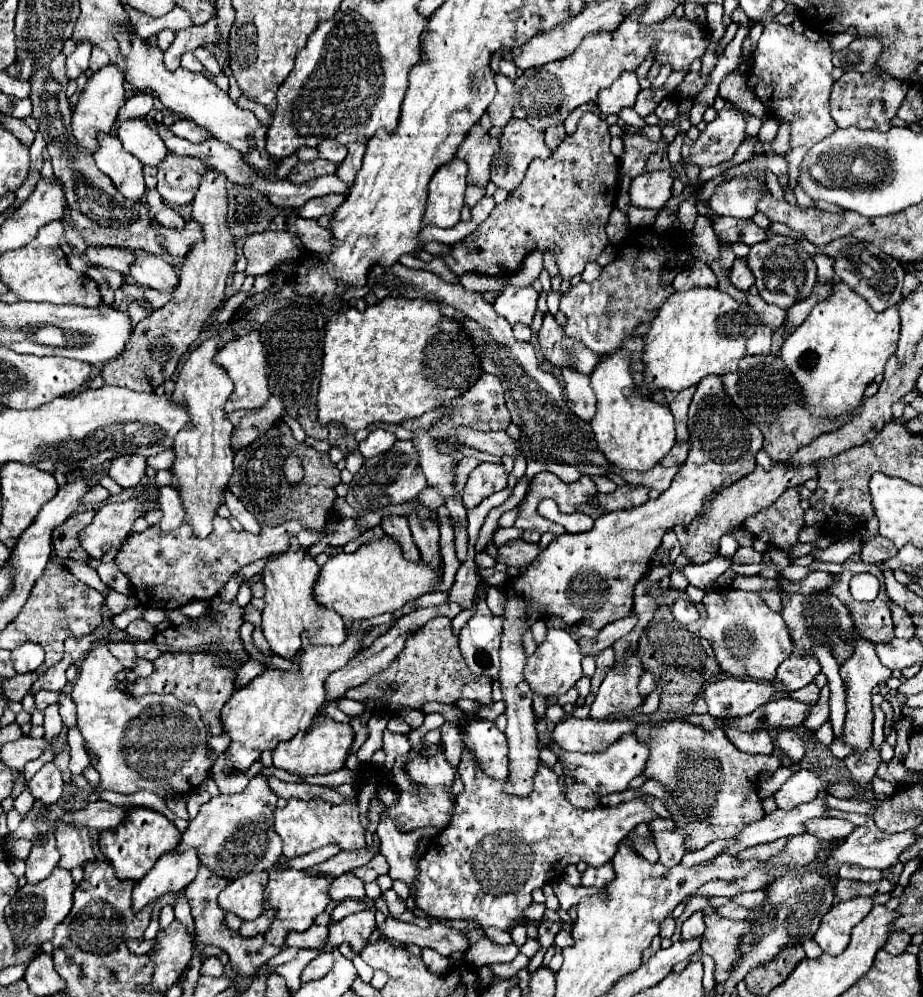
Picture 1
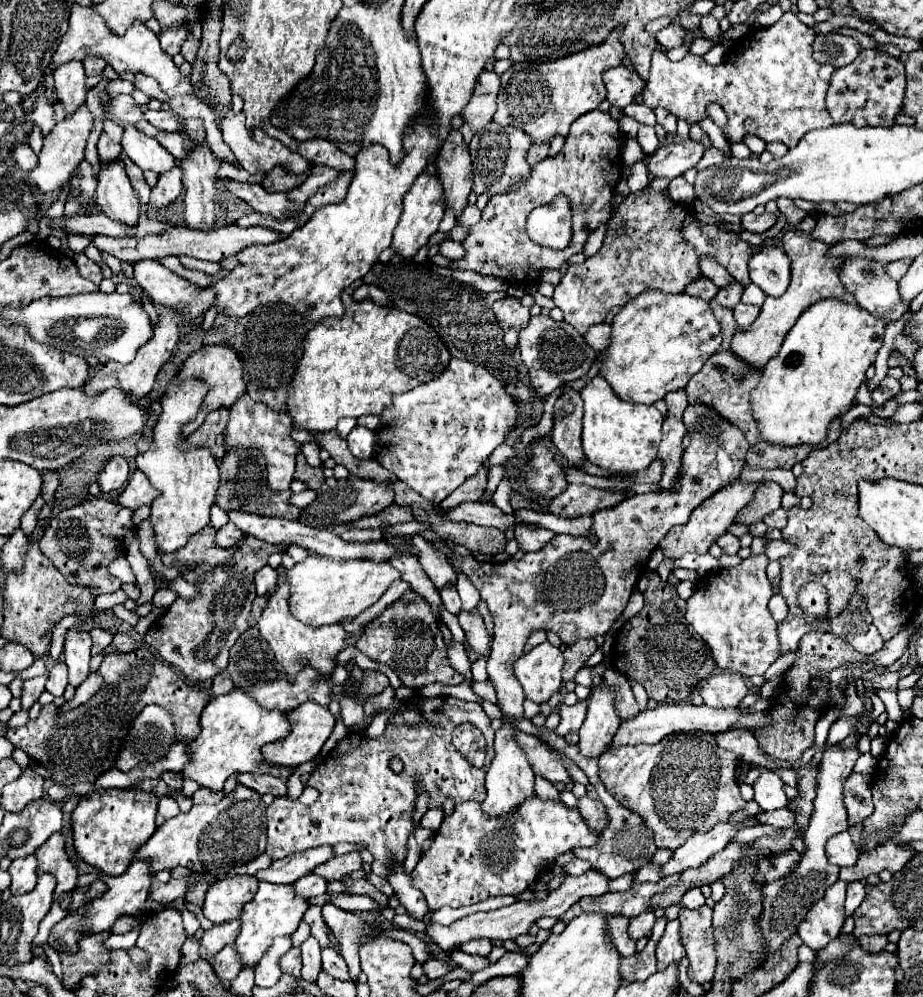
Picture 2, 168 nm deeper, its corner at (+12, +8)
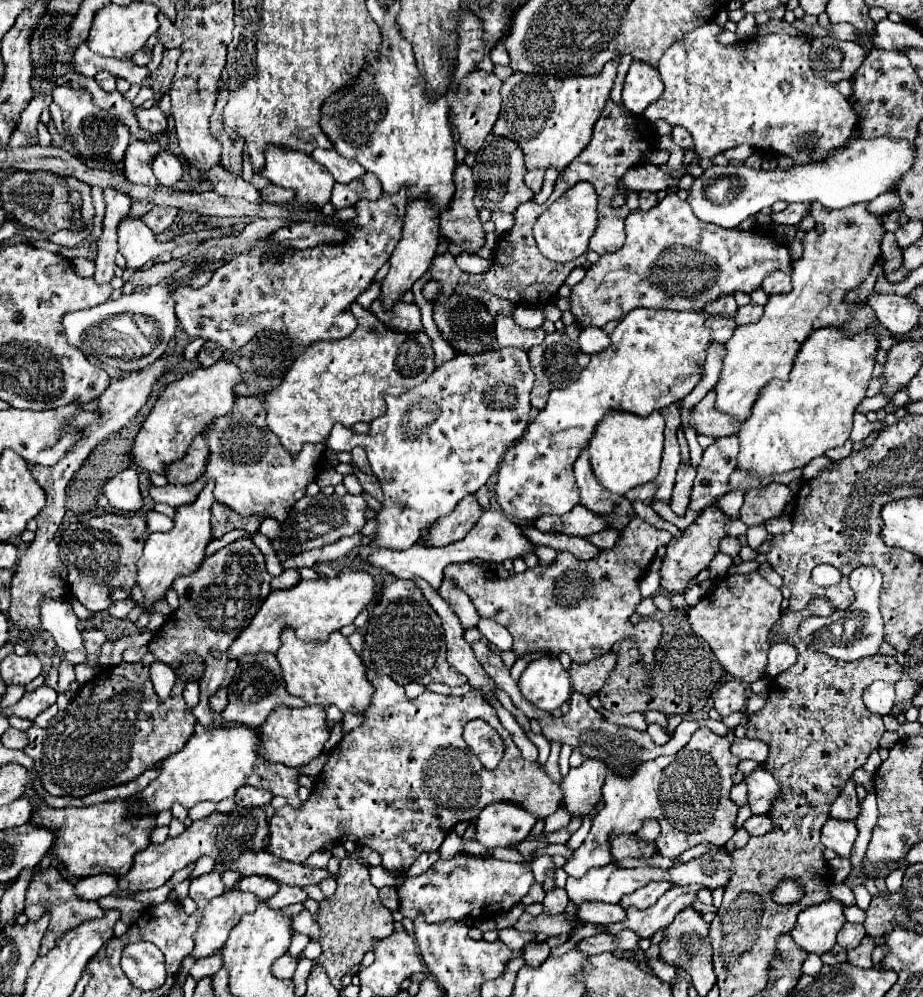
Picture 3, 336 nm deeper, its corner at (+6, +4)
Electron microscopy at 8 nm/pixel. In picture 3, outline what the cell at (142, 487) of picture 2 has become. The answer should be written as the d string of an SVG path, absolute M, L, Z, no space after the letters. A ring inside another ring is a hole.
M238 397L232 415L220 417L218 423L208 427L208 447L210 461L206 473L190 485L166 485L166 487L148 487L148 495L154 503L166 503L170 507L180 507L196 499L196 491L204 485L204 479L214 479L214 499L224 501L230 509L240 515L262 513L284 521L290 507L304 497L306 485L314 481L320 473L320 463L324 457L324 445L304 445L302 451L292 455L280 445L280 439L266 425L264 403L256 397Z

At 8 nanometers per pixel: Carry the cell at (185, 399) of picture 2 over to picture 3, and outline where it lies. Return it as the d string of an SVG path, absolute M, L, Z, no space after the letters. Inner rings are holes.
M210 479L202 491L198 493L196 501L192 501L190 505L182 505L176 507L176 515L174 515L174 527L168 533L154 533L148 537L146 545L144 545L144 553L138 561L138 577L136 583L142 587L144 597L146 597L146 607L150 607L154 601L164 599L166 589L172 585L172 581L178 575L188 575L194 571L194 567L198 567L204 559L204 549L212 539L212 525L210 525L210 505L214 501L212 497L212 489L214 489L214 481Z

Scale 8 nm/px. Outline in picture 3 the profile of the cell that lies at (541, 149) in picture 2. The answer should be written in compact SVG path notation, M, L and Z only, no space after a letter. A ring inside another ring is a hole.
M530 169L530 171L526 173L526 185L528 185L534 193L538 193L538 191L542 189L542 181L544 181L544 169Z

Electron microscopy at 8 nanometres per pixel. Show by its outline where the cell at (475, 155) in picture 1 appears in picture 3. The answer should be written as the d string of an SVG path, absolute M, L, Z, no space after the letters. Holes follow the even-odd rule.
M458 163L454 171L456 191L446 207L440 213L442 235L450 241L462 243L468 241L468 253L474 253L484 245L484 229L478 217L476 207L472 205L472 197L476 191L476 183L472 179L472 169L466 163Z

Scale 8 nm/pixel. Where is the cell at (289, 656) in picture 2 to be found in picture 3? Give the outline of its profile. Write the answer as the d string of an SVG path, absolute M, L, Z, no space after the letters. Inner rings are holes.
M286 627L280 635L280 649L276 653L288 693L304 699L308 705L330 707L336 705L342 713L362 715L370 705L372 685L366 679L366 667L340 631L334 631L324 643L308 643L296 637L294 629Z

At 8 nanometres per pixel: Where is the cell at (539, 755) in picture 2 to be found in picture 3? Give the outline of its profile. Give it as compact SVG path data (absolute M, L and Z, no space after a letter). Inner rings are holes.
M376 671L366 673L368 681L374 687L372 705L364 715L364 723L342 737L342 741L334 747L326 761L326 769L316 777L314 789L310 799L298 807L290 809L290 805L278 809L270 819L270 845L268 851L284 861L304 863L312 853L322 851L324 845L346 843L352 841L360 847L370 847L380 853L382 867L392 875L398 877L400 871L408 871L410 865L424 853L436 851L444 841L444 833L452 829L458 821L474 821L478 813L496 801L512 801L528 807L536 819L546 819L558 809L562 799L562 787L552 781L540 763L532 763L522 759L520 749L510 739L508 731L500 725L492 707L480 697L478 691L470 691L462 697L446 697L438 693L424 691L416 699L408 699L404 695L404 687L392 681L388 675L380 675ZM472 719L484 719L504 741L504 755L496 769L488 771L476 759L476 755L468 755L468 767L472 767L472 799L458 799L458 763L456 757L438 757L436 751L464 751L466 743L462 739L462 729Z

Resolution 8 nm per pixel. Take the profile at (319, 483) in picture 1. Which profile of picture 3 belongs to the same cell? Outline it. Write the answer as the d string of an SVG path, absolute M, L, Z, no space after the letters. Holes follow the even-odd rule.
M214 503L212 505L212 529L214 529L214 537L224 535L226 531L232 529L244 529L250 527L250 533L256 531L256 525L260 523L260 515L250 515L250 517L242 517L236 511L232 511L230 507L226 507L224 503Z

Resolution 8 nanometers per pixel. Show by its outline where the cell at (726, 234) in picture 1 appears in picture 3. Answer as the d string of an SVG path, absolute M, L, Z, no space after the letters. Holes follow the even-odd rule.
M792 203L788 205L782 213L772 213L772 223L776 225L798 225L802 221L802 217L808 213L810 205L806 203Z

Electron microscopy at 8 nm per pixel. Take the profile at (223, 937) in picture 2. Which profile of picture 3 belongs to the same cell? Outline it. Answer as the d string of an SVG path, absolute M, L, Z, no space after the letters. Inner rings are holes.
M216 951L216 953L210 955L210 957L198 959L198 961L194 963L194 967L190 969L190 975L198 981L198 979L202 979L202 977L206 977L206 975L218 973L220 969L222 969L222 957L220 957L220 951Z

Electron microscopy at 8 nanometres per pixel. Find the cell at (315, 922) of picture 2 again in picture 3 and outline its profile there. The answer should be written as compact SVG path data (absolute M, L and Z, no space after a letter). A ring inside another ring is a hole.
M306 909L296 915L296 919L294 919L294 929L296 929L298 933L308 935L310 939L316 939L314 935L320 935L320 925L316 923L314 915L312 915L310 911L306 911Z

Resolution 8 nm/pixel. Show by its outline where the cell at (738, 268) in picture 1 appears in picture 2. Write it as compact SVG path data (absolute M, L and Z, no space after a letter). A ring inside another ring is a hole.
M734 281L732 285L720 289L714 299L718 301L718 305L722 305L722 307L726 307L726 309L734 309L734 307L740 303L742 289L744 289L744 287L742 287L738 281Z

